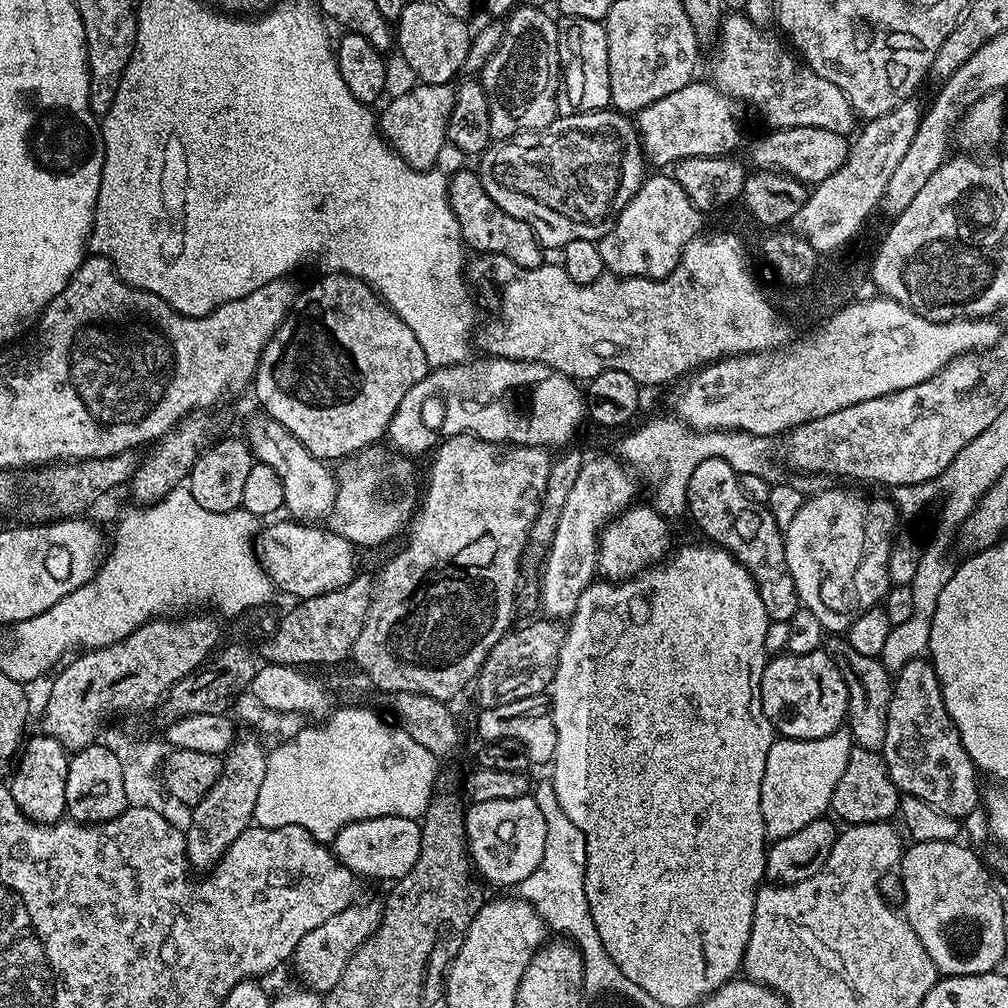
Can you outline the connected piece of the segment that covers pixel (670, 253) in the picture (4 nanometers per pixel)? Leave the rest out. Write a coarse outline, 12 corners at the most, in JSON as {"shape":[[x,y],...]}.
{"shape":[[649,175],[598,241],[614,276],[663,280],[701,231],[675,175]]}

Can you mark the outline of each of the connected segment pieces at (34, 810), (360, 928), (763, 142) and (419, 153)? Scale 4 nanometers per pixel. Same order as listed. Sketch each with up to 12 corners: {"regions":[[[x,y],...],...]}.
{"regions":[[[25,739],[10,776],[31,820],[65,819],[69,749]],[[354,902],[293,952],[303,987],[324,994],[376,933],[381,905]],[[814,126],[765,131],[760,170],[806,186],[844,165],[847,135]],[[451,83],[415,85],[378,116],[385,140],[413,168],[448,144]]]}

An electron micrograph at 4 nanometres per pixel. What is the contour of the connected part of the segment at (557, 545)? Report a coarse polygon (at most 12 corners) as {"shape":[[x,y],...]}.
{"shape":[[616,458],[585,459],[542,561],[538,604],[571,617],[601,528],[637,499]]}

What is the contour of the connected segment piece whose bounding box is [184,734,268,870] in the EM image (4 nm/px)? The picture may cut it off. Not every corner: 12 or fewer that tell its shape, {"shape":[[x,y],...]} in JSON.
{"shape":[[241,735],[191,805],[188,862],[211,870],[253,823],[268,752]]}

